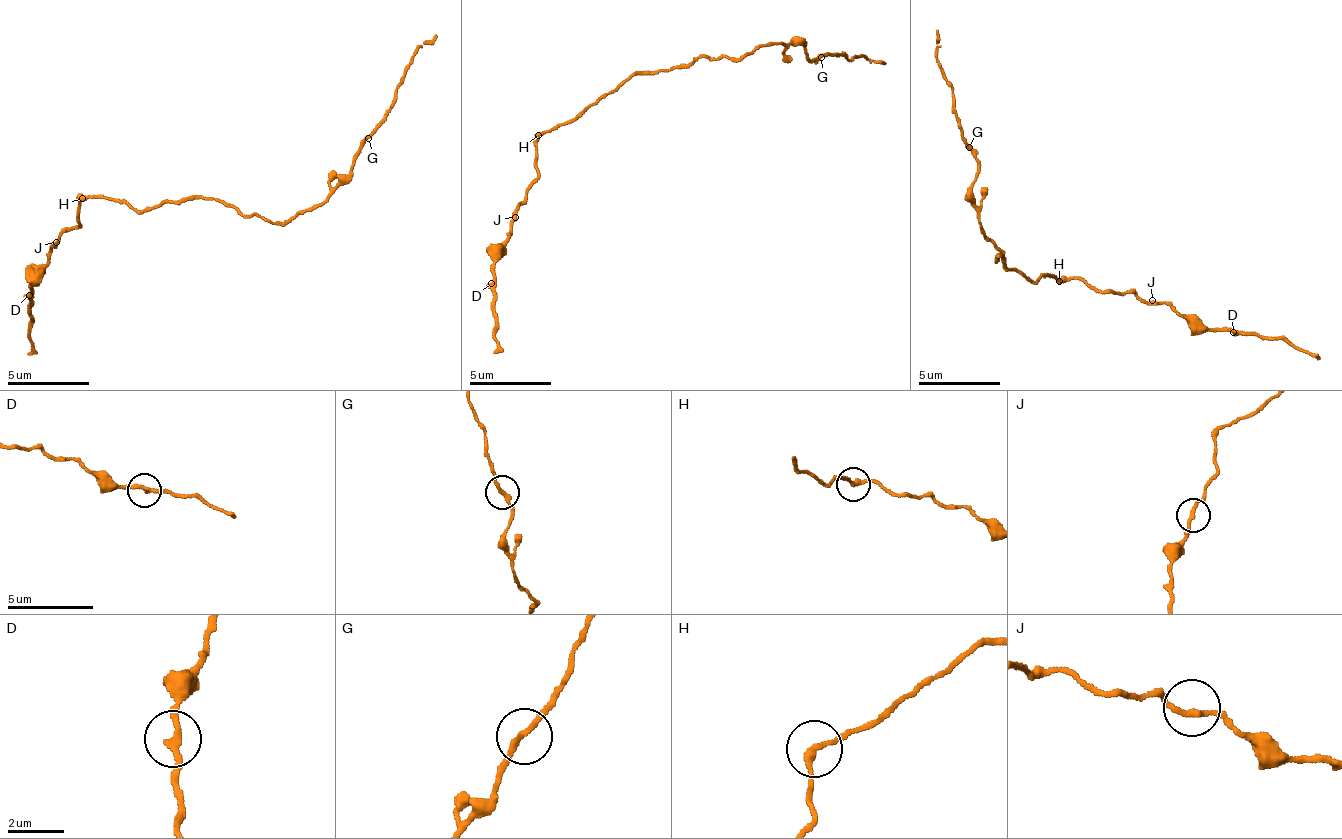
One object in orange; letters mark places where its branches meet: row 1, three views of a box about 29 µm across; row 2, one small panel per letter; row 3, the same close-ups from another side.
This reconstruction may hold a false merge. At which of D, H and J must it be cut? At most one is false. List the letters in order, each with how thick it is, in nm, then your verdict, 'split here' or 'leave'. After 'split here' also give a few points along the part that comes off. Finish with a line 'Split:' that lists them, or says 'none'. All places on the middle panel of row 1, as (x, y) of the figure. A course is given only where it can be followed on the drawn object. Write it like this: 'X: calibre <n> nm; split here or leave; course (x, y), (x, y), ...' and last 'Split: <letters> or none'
D: calibre 220 nm; leave
H: calibre 220 nm; leave
J: calibre 200 nm; leave
Split: none

